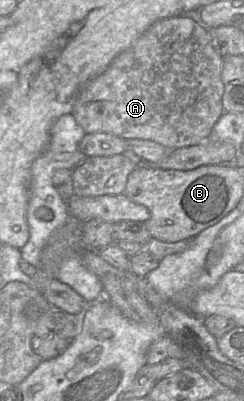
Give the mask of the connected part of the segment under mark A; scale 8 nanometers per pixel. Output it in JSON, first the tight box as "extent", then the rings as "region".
{"extent":[71,16,225,150],"region":[[[185,16],[160,19],[102,74],[80,89],[71,114],[86,134],[109,133],[126,140],[151,140],[171,150],[198,145],[210,139],[214,125],[225,112],[222,63],[223,57],[210,43],[208,28]]]}

